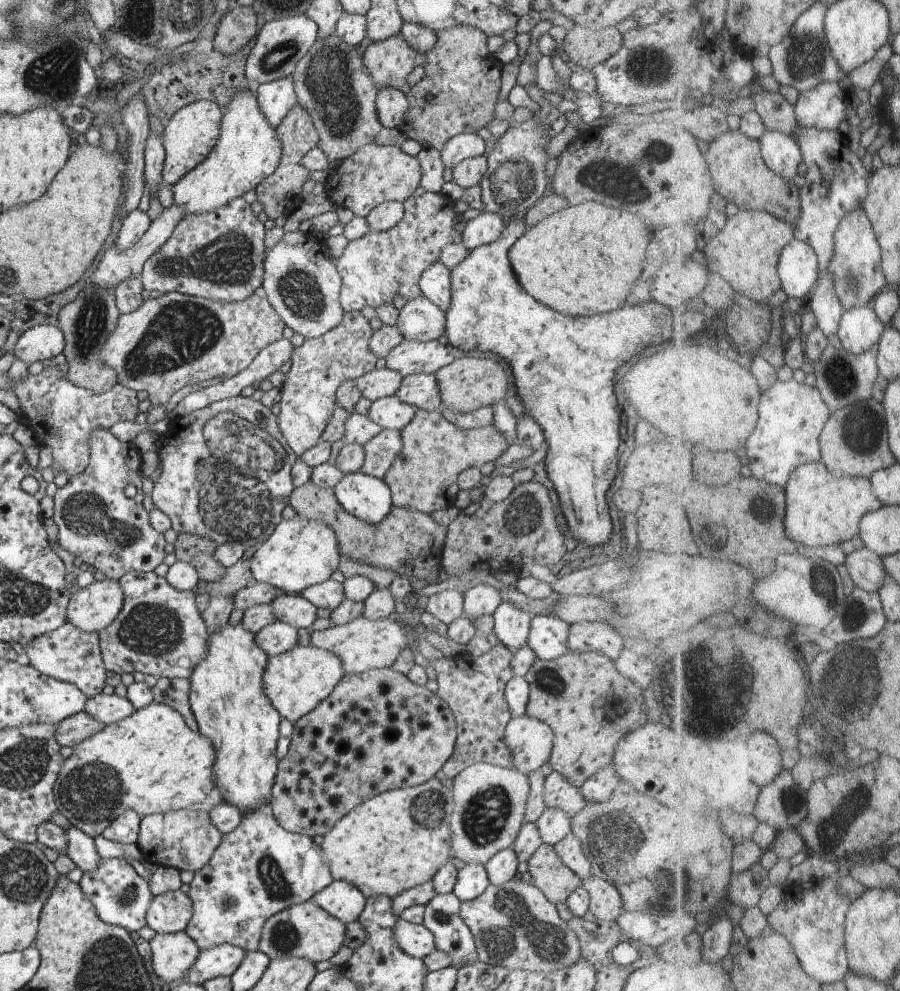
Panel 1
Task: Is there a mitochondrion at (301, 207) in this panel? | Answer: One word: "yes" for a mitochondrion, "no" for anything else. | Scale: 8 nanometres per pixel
no

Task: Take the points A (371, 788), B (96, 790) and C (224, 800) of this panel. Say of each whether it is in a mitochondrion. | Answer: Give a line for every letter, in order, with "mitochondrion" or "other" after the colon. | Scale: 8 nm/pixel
A: other
B: mitochondrion
C: other

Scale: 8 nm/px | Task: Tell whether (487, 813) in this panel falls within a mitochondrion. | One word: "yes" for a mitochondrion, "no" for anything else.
yes

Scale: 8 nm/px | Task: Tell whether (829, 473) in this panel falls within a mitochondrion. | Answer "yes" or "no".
no

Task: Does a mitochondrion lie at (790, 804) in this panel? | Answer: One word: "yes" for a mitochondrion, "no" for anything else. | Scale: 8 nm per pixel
yes

